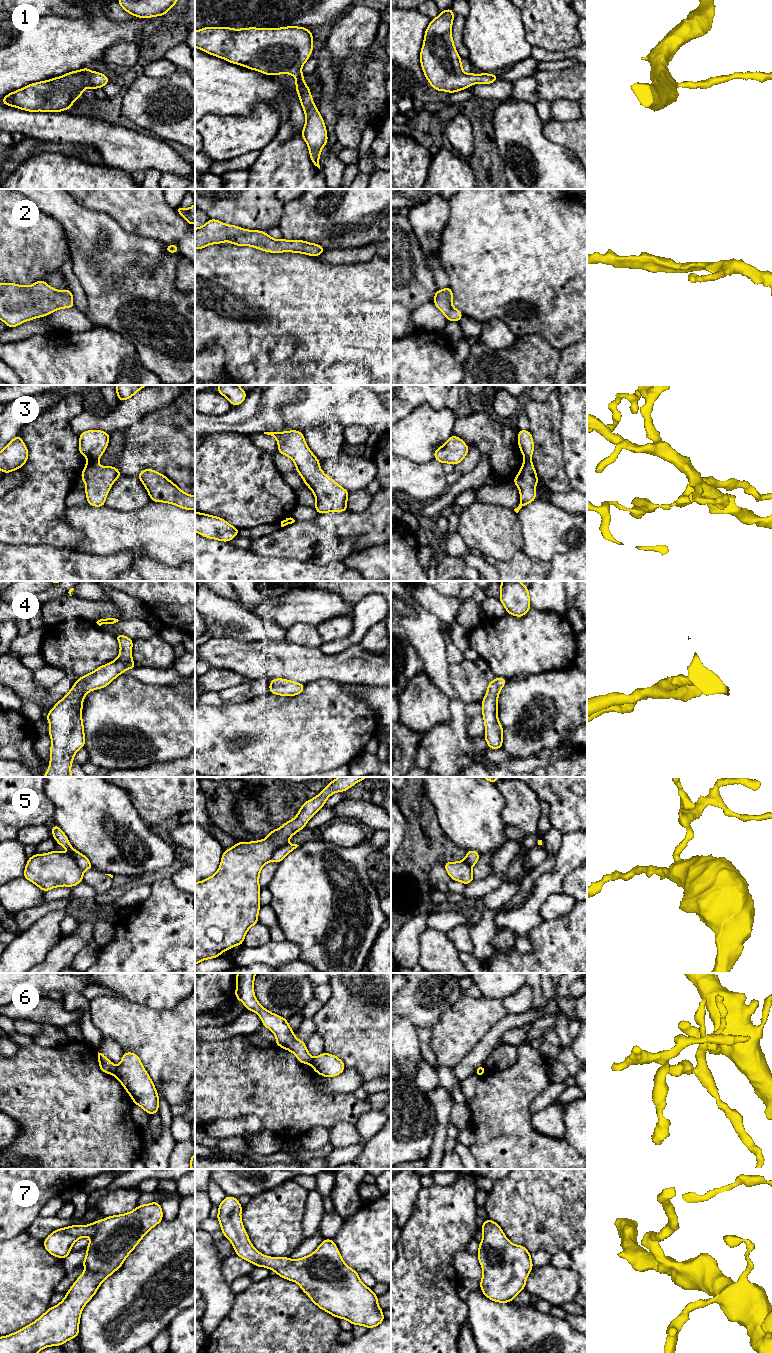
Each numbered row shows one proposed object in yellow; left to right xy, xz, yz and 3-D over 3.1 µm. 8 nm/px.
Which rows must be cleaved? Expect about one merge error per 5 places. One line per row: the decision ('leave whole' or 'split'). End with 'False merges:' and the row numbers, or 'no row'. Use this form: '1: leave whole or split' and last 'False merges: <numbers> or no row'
1: leave whole
2: leave whole
3: split
4: leave whole
5: leave whole
6: split
7: leave whole
False merges: 3, 6

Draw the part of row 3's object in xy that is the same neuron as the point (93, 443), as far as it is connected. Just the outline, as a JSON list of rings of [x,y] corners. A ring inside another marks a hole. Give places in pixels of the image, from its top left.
[[[88,430],[79,435],[79,452],[88,460],[98,460],[108,447],[110,435],[101,430]]]

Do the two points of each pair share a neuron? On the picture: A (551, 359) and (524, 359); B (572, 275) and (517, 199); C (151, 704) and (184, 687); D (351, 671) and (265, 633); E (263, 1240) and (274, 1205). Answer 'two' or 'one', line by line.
A: one
B: one
C: two
D: two
E: one

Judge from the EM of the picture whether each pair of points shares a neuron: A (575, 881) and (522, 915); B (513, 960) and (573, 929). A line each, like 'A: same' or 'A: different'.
A: different
B: same

